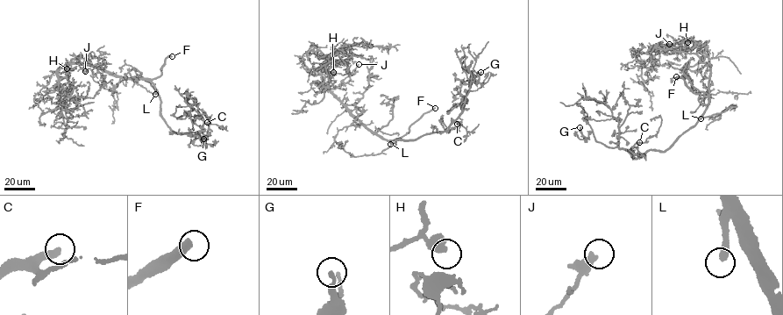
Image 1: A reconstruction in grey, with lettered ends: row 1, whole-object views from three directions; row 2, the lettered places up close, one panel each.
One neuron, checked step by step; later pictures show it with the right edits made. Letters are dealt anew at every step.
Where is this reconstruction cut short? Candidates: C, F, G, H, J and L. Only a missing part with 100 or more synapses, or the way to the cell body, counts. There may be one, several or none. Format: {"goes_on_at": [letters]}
{"goes_on_at": ["C", "F", "L"]}

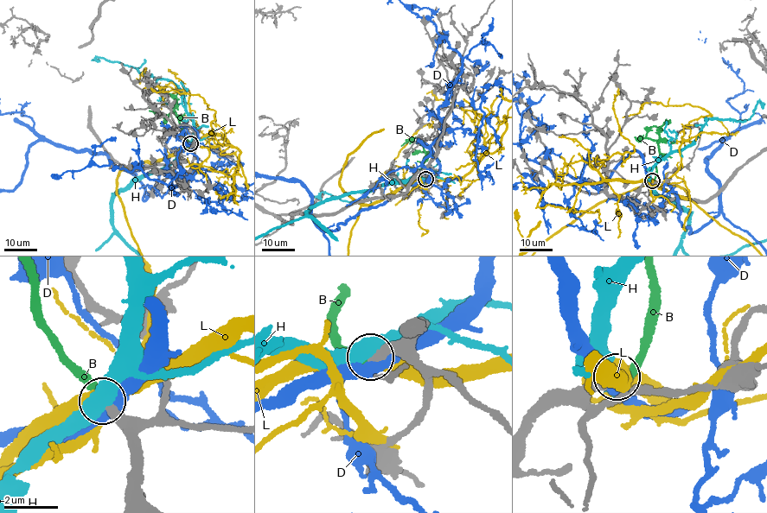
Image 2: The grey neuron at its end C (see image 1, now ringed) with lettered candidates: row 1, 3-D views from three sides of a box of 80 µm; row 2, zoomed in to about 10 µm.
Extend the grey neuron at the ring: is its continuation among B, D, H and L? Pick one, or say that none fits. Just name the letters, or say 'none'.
B

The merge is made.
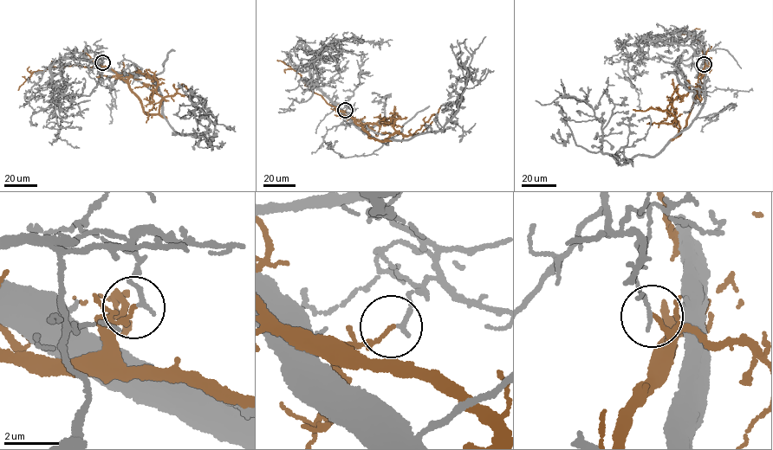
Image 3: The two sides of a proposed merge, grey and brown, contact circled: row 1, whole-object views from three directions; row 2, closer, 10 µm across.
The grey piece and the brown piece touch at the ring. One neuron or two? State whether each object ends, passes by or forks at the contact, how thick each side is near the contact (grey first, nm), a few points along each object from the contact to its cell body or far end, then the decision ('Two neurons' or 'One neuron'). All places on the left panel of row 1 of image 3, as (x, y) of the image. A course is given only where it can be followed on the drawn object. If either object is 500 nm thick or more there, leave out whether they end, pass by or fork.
At the ring grey ends. At the ring brown ends. Thickness 160 nm (grey) against 120 nm. Course of grey: (102, 62), (151, 77), (173, 130), (203, 134), (210, 144), (210, 120), (197, 106), (198, 129). Course of brown: (102, 62), (127, 83), (146, 112), (159, 114), (161, 99), (182, 85), (191, 95). Two neurons

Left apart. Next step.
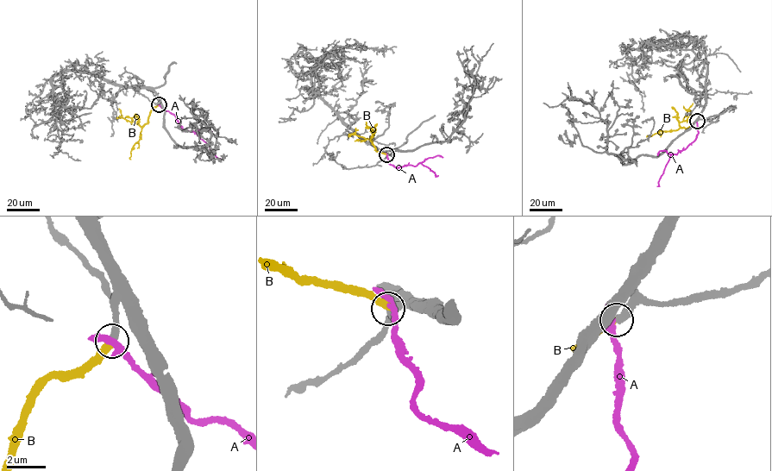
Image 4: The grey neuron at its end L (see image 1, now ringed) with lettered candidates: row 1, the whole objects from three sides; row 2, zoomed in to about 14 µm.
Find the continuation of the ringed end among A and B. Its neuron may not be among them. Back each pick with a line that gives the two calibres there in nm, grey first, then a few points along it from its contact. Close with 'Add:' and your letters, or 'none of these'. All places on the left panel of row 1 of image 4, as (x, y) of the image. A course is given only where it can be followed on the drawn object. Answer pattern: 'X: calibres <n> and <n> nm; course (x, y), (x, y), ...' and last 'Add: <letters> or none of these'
B: calibres 360 and 340 nm; course (158, 104), (152, 109), (147, 123), (142, 127), (141, 138), (131, 150), (130, 159)
Add: B

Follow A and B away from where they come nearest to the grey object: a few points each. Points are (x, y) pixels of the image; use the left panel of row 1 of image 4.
A: (158, 103), (175, 115), (180, 127), (196, 133), (220, 159)
B: (158, 104), (152, 109), (147, 123), (142, 127), (141, 138), (131, 150), (130, 159)

